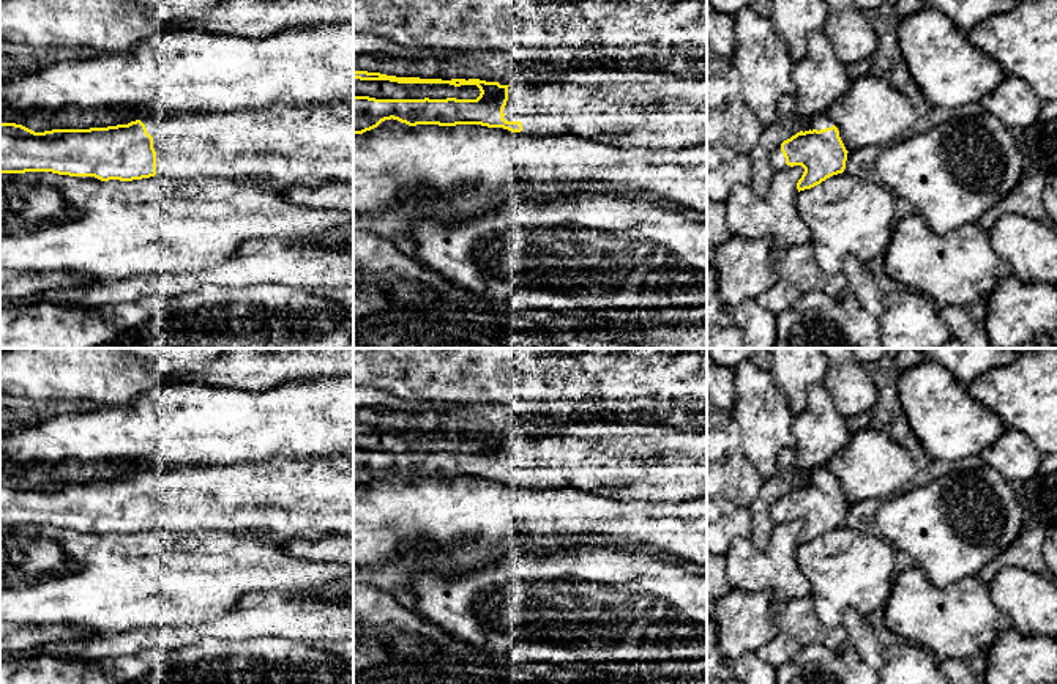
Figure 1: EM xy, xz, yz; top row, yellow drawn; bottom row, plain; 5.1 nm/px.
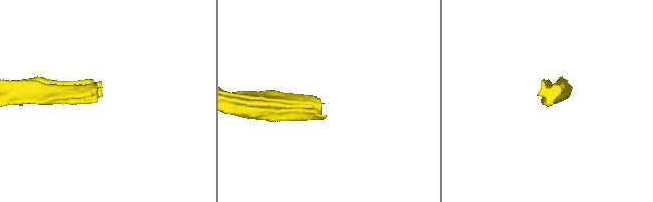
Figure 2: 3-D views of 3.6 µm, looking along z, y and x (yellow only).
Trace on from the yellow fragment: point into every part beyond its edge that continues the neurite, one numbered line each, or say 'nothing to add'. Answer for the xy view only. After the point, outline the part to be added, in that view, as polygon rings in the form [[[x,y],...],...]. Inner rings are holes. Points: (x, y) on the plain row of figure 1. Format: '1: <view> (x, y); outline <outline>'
1: xy (303, 498); outline [[[353,454],[166,467],[140,474],[153,490],[156,531],[267,531],[278,544],[328,534],[353,536]]]

